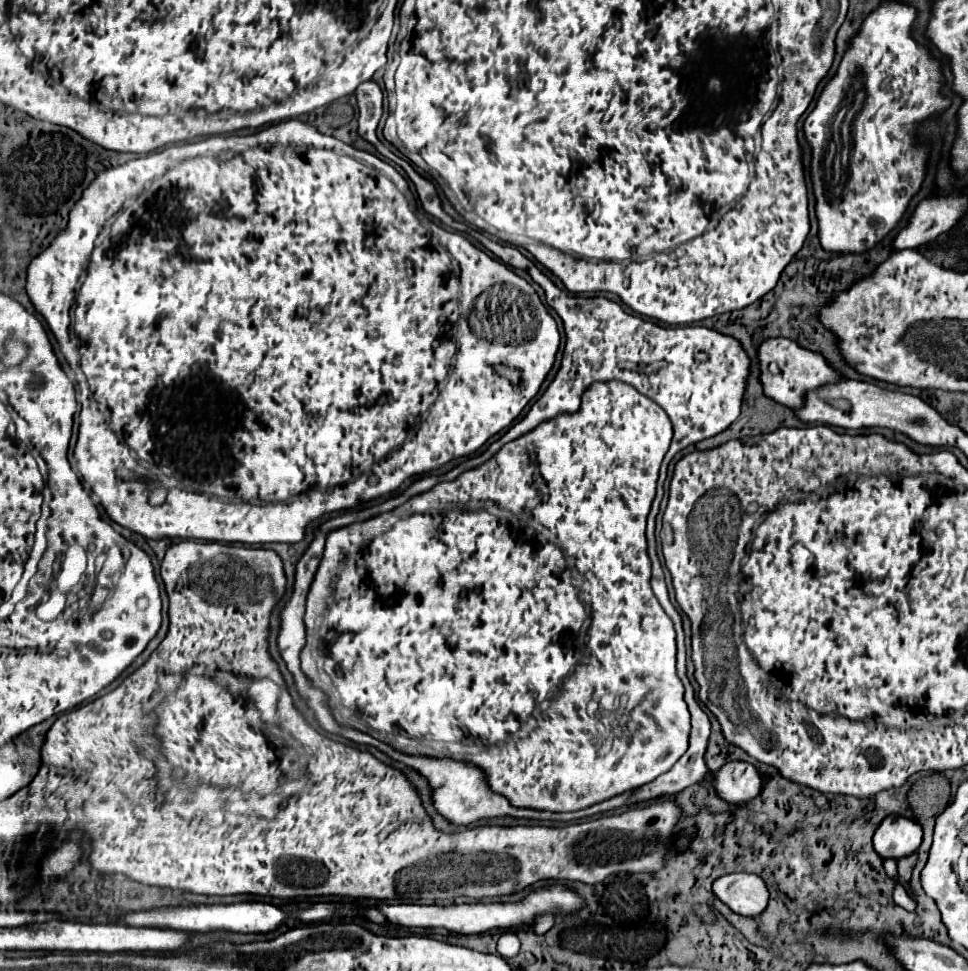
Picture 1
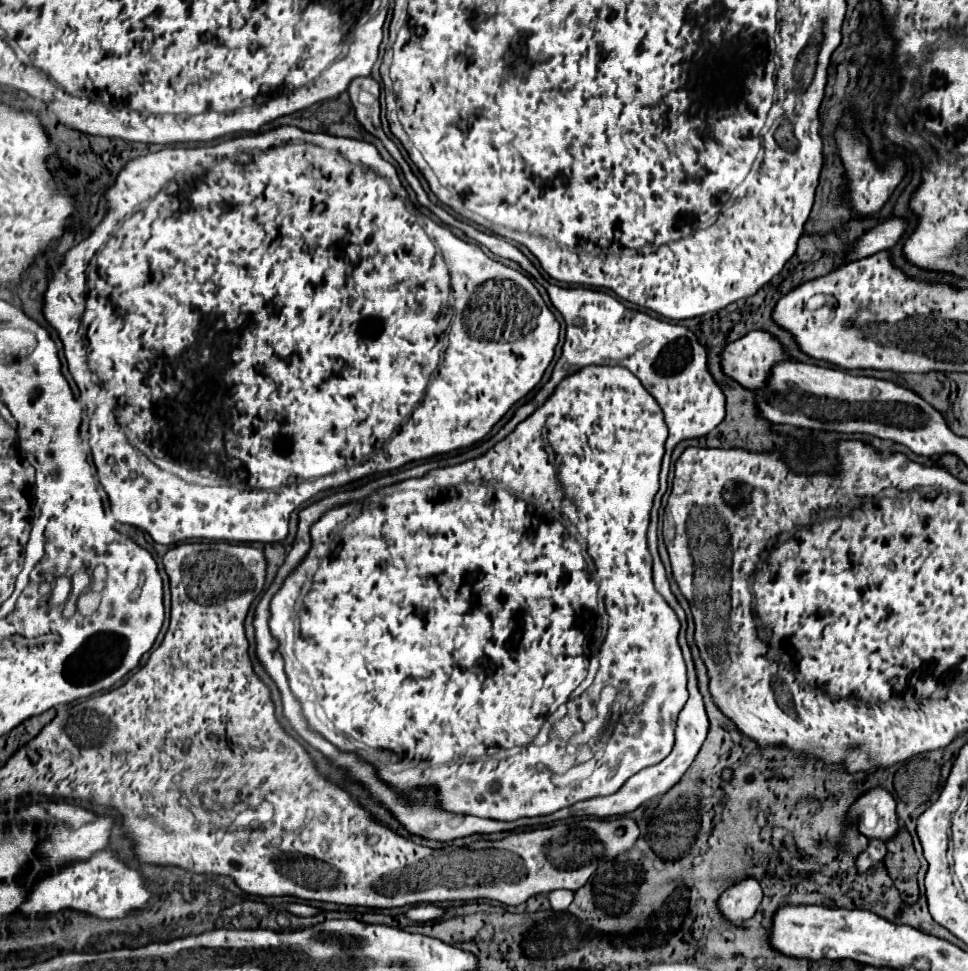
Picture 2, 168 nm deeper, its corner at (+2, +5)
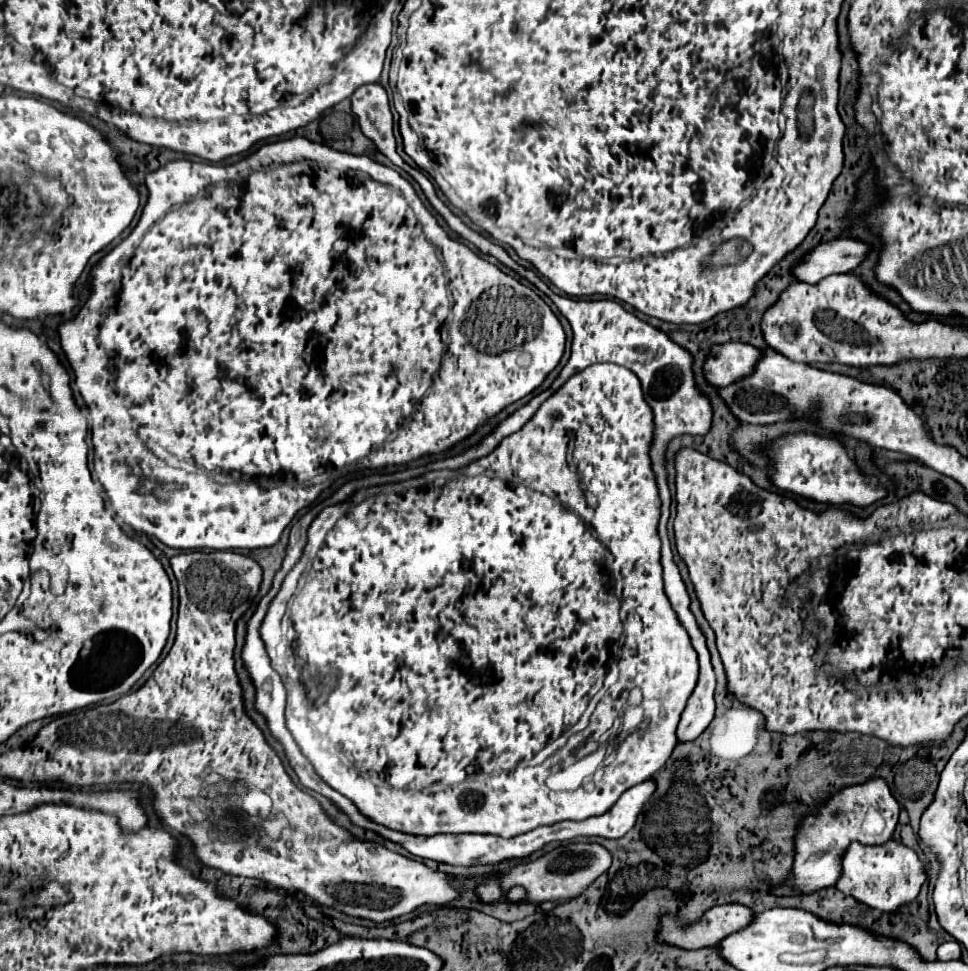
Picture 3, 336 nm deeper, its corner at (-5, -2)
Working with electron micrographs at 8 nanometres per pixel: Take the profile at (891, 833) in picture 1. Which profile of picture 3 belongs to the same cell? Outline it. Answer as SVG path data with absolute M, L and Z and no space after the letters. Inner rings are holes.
M875 779L871 783L863 783L859 787L847 787L839 793L835 793L833 797L829 797L825 801L823 807L819 807L815 813L811 813L807 819L803 819L803 823L799 825L799 835L795 837L795 867L793 867L793 875L791 875L791 883L787 883L787 887L783 889L797 889L797 891L817 891L819 887L829 887L835 885L837 879L843 873L843 853L847 851L847 847L857 841L861 845L883 845L893 837L893 831L897 827L897 819L899 819L899 805L895 801L895 797L891 795L887 783L883 779ZM873 809L881 821L883 827L875 829L875 827L861 827L863 819L867 815L867 811Z

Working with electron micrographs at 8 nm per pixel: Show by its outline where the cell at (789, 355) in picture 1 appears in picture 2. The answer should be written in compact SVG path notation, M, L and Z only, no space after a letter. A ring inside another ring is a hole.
M754 330L754 332L748 332L746 336L742 336L740 340L736 342L730 342L724 346L722 350L722 372L726 376L730 376L732 380L736 380L740 386L748 388L748 390L756 390L756 388L762 388L768 380L768 374L770 374L770 368L778 362L778 360L784 360L788 358L780 346L780 342L776 338L772 338L768 332L760 332L760 330Z

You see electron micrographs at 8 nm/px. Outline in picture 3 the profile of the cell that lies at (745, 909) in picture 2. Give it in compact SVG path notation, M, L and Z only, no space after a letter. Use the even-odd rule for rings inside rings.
M725 903L711 907L703 919L691 927L679 927L675 919L663 917L659 929L659 941L687 947L687 949L701 949L717 945L719 939L725 939L743 927L747 927L753 919L755 911L741 903Z

